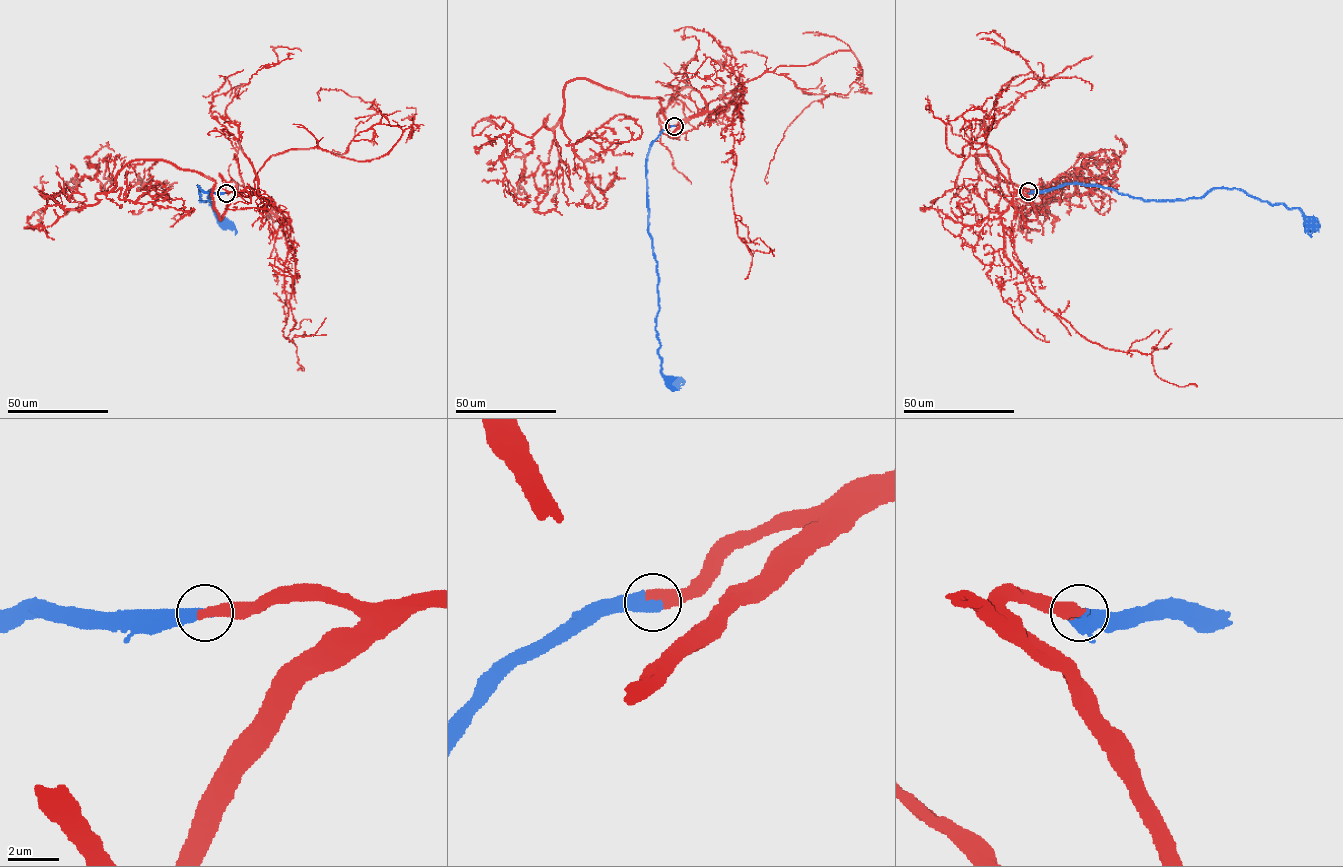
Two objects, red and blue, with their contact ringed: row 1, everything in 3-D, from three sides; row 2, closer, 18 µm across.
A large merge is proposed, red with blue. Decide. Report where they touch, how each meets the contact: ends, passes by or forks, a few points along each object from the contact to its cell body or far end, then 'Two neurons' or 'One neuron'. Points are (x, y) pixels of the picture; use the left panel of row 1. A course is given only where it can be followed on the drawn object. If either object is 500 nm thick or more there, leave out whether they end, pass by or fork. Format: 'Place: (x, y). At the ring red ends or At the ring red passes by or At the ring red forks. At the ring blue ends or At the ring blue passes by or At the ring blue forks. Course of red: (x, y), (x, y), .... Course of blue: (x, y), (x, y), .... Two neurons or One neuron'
Place: (226, 193). At the ring red ends. At the ring blue ends. Course of red: (226, 193), (238, 193), (220, 219), (214, 181), (138, 160), (93, 204), (53, 198), (67, 213), (77, 202). Course of blue: (226, 193), (205, 193), (198, 186), (201, 201), (210, 198), (211, 190), (208, 197), (210, 204), (223, 221). One neuron

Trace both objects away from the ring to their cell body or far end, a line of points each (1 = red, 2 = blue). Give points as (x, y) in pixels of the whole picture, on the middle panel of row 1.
1: (674, 125), (686, 120), (671, 133), (662, 99), (572, 79), (553, 127), (507, 137), (505, 177), (525, 197)
2: (674, 126), (665, 128), (651, 145), (646, 161), (649, 234), (658, 278), (658, 355), (661, 373), (671, 381)

